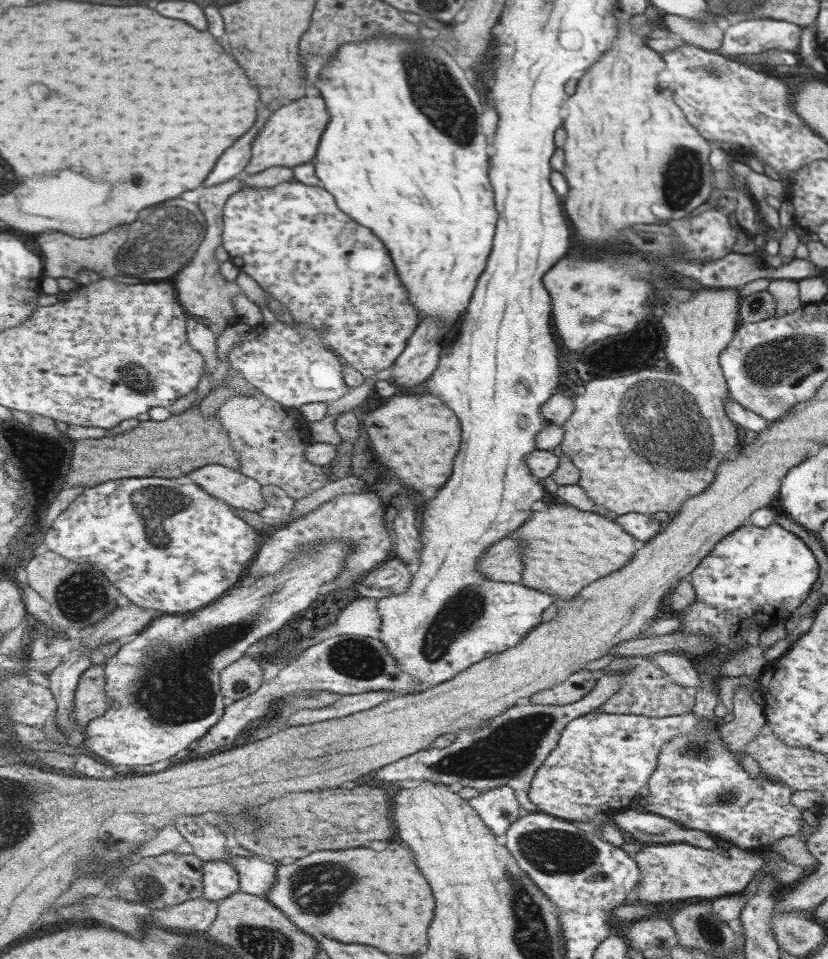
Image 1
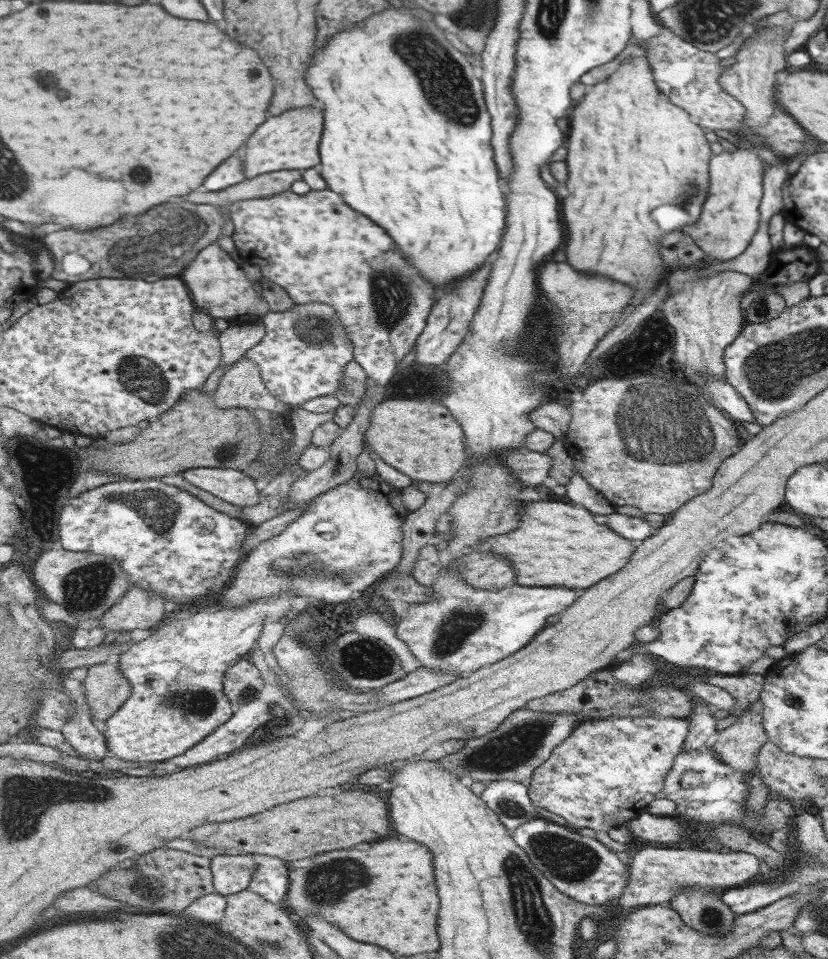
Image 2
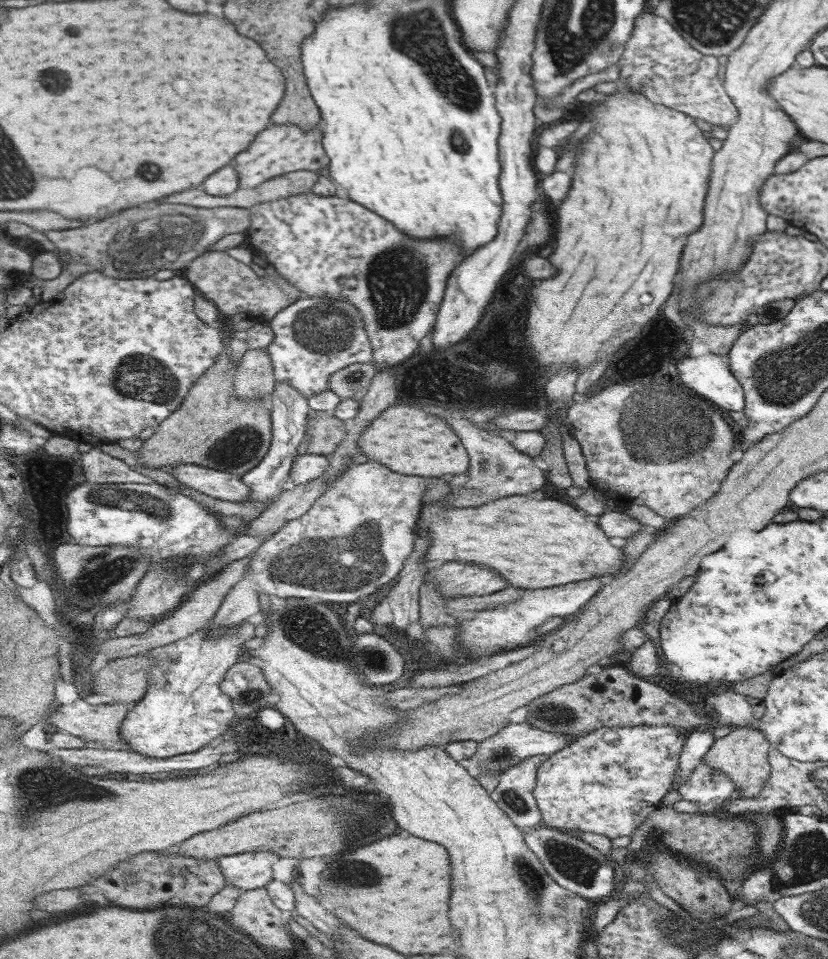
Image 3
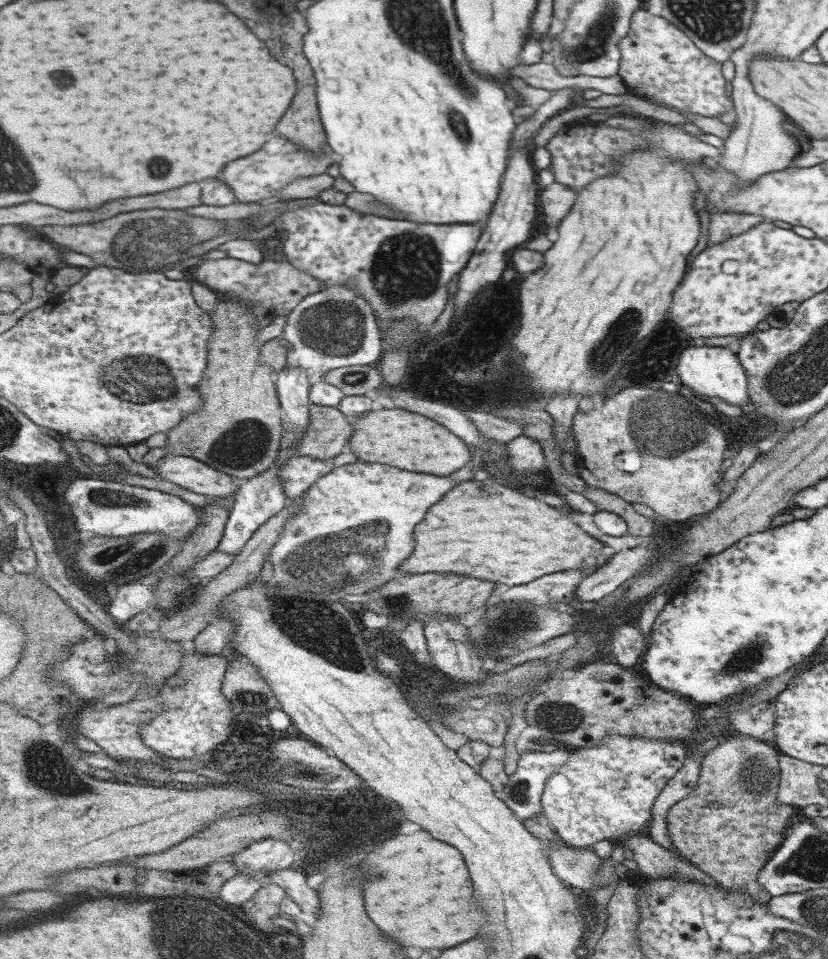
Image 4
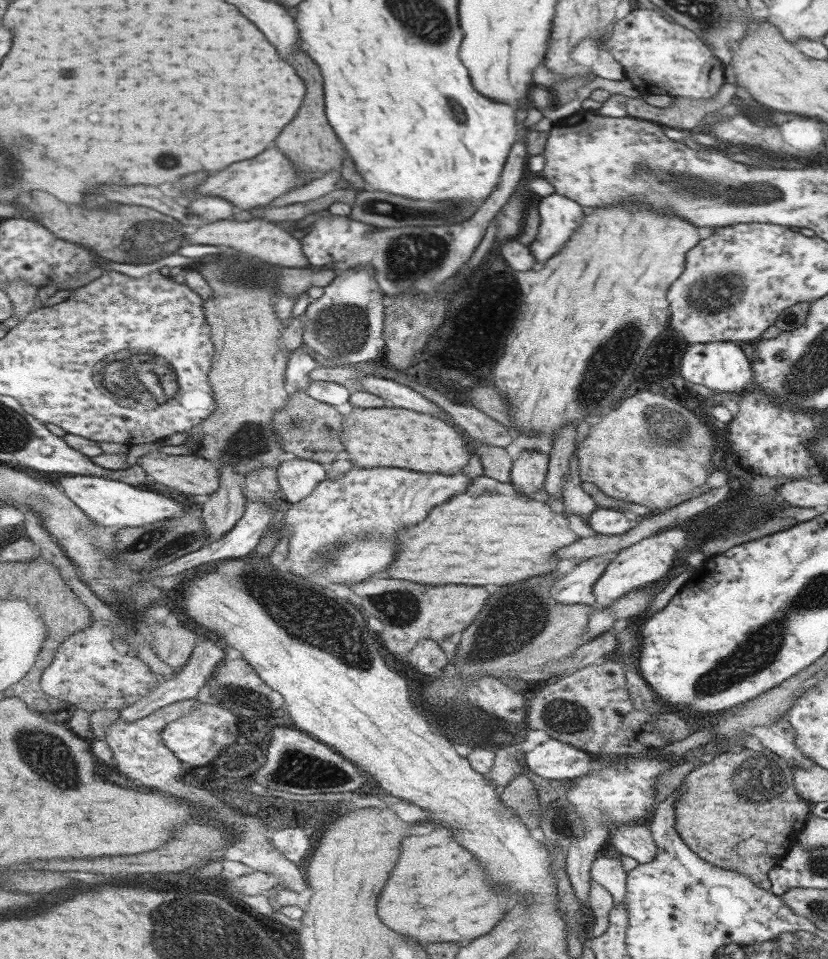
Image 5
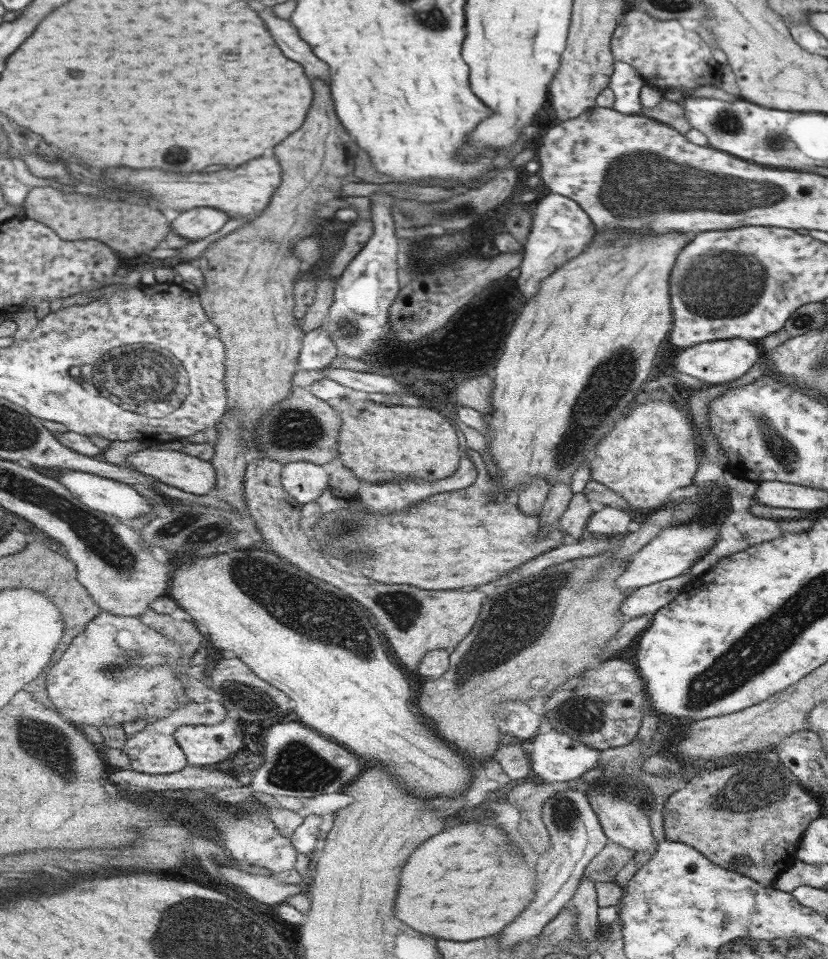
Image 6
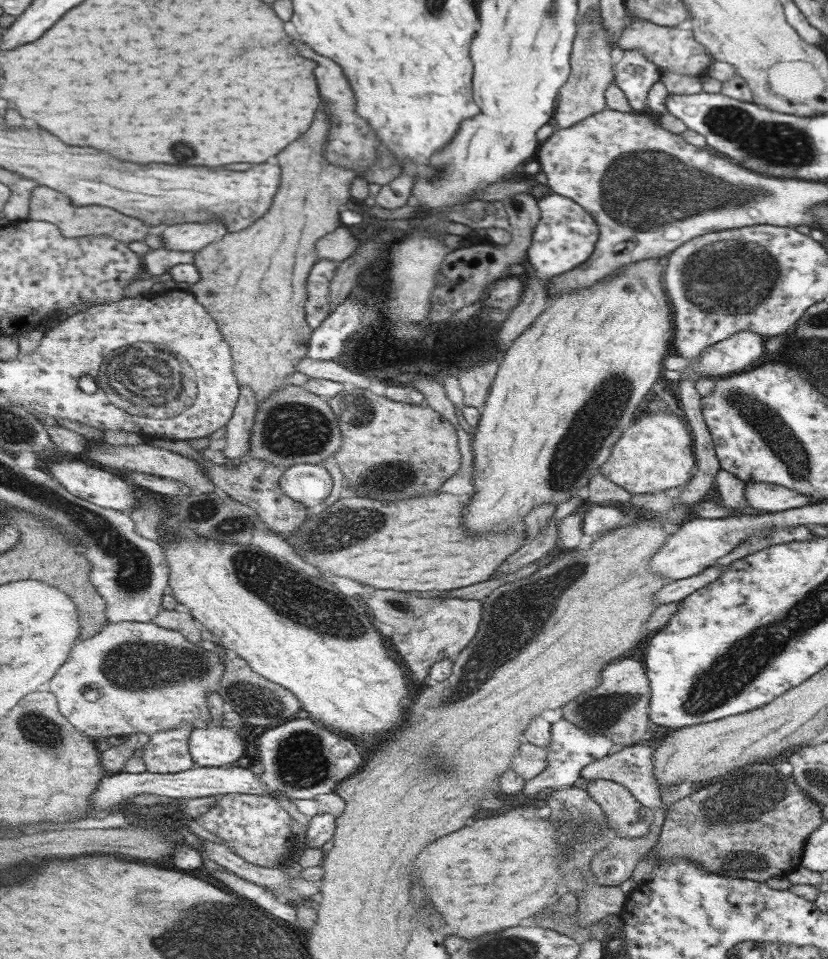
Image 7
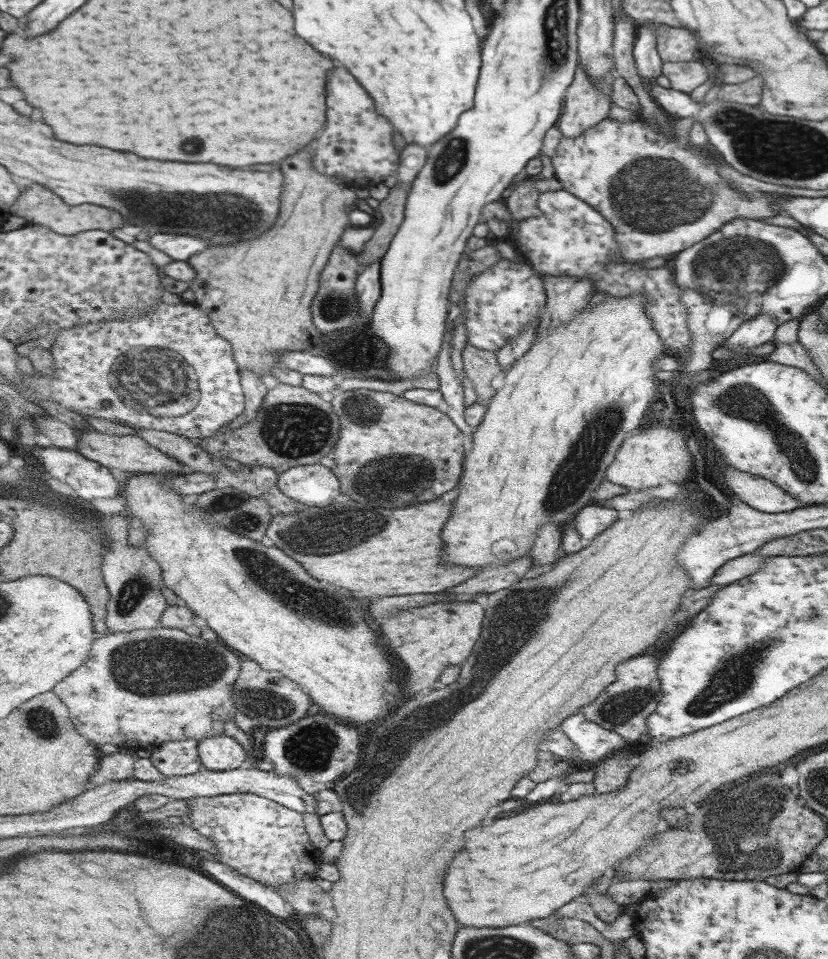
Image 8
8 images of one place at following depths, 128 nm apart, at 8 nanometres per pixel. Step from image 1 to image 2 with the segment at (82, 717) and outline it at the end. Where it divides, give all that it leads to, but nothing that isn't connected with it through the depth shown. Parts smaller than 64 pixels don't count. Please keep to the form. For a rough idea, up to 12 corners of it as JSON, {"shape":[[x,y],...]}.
{"shape":[[119,662],[89,668],[84,686],[95,723],[109,721],[133,688]]}

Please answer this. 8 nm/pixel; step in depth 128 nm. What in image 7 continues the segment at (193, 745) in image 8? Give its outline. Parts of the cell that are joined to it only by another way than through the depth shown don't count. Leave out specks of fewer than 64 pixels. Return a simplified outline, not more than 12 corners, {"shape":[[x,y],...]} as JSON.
{"shape":[[193,726],[151,734],[141,748],[148,771],[171,774],[196,766]]}

